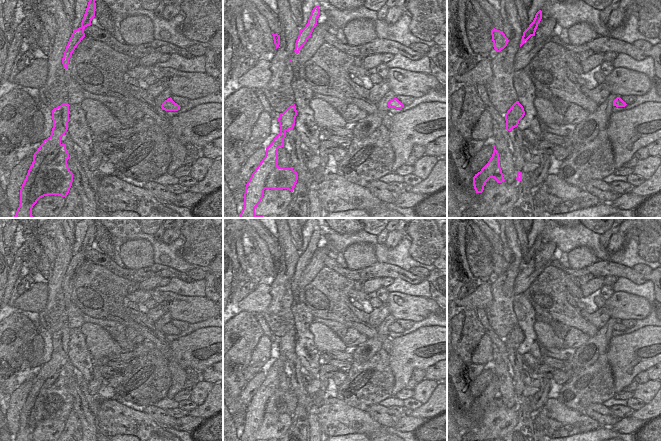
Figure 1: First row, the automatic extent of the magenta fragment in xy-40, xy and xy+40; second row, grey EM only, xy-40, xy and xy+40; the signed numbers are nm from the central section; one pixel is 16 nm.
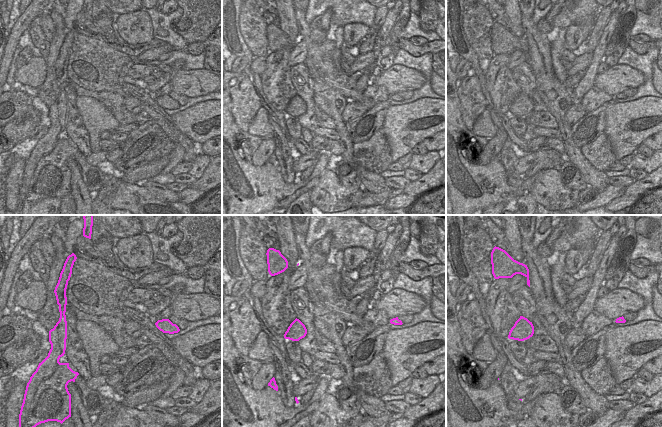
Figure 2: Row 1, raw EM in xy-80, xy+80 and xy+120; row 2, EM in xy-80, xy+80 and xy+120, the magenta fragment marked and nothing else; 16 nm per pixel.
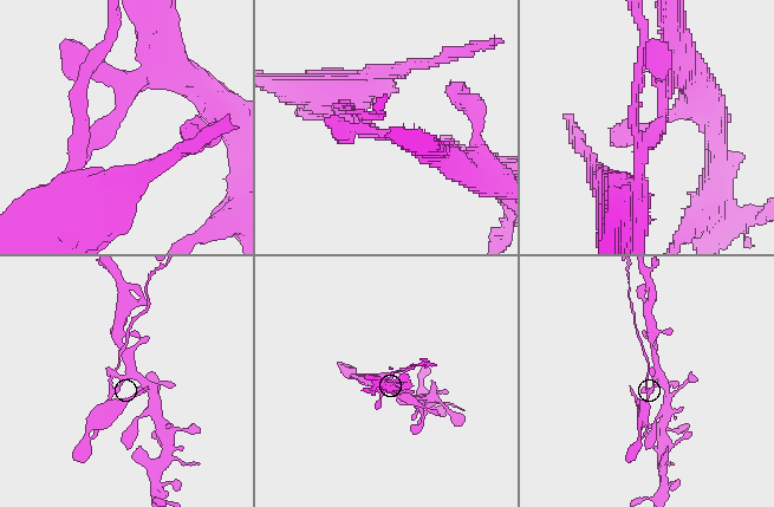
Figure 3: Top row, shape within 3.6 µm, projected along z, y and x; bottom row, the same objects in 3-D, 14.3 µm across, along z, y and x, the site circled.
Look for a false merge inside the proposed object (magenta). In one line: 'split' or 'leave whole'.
split

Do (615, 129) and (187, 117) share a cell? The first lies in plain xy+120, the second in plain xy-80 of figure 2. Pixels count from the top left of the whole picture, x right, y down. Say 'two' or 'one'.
one

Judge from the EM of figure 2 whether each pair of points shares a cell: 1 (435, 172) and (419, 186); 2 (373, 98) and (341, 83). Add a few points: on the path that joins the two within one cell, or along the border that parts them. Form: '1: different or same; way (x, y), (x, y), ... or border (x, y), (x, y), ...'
1: same; way (431, 176), (423, 184)
2: different; border (361, 93), (362, 103)

